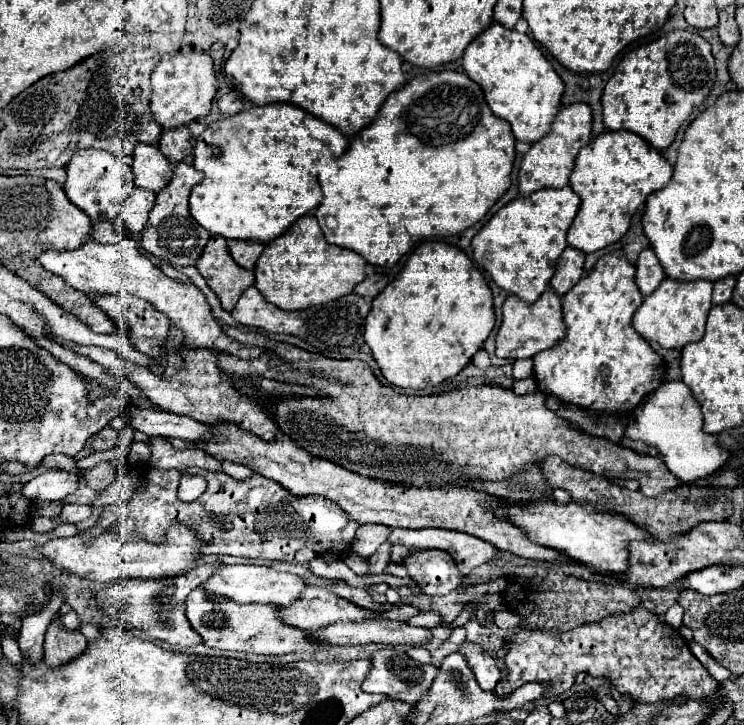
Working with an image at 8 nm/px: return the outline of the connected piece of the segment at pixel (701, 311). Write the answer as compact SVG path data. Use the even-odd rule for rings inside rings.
M665 277L661 285L649 297L645 297L643 305L633 317L633 327L641 337L659 343L665 349L681 349L691 341L699 341L705 333L705 321L709 309L713 307L711 291L713 291L713 283L709 281L685 283Z

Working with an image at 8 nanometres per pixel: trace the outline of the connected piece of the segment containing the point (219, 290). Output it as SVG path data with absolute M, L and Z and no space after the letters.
M213 235L195 267L207 281L207 285L217 293L225 311L233 311L241 293L255 283L253 271L241 269L229 255L227 243L223 237Z

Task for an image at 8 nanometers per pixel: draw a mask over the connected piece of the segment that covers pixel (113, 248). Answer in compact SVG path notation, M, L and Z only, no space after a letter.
M129 237L121 239L115 245L107 245L107 243L99 243L95 239L89 239L87 243L83 243L81 247L73 249L73 251L49 249L49 251L41 253L39 263L53 275L59 275L67 285L71 285L77 291L83 291L83 293L97 291L97 293L115 293L115 295L129 293L129 295L149 301L157 311L167 315L175 327L181 329L183 343L187 347L193 347L193 349L207 347L207 349L227 351L227 353L233 353L243 359L253 359L261 353L261 351L257 351L257 347L231 341L225 335L225 331L219 327L217 319L213 317L205 295L195 285L177 283L177 281L169 279L165 273L161 273L161 269L155 267L147 255L141 253L137 241L133 241Z

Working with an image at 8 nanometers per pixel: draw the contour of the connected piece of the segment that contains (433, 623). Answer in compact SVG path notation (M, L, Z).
M419 613L417 617L411 617L407 623L415 625L415 627L427 627L427 629L431 629L431 627L437 627L441 623L441 617L435 615L435 613Z

